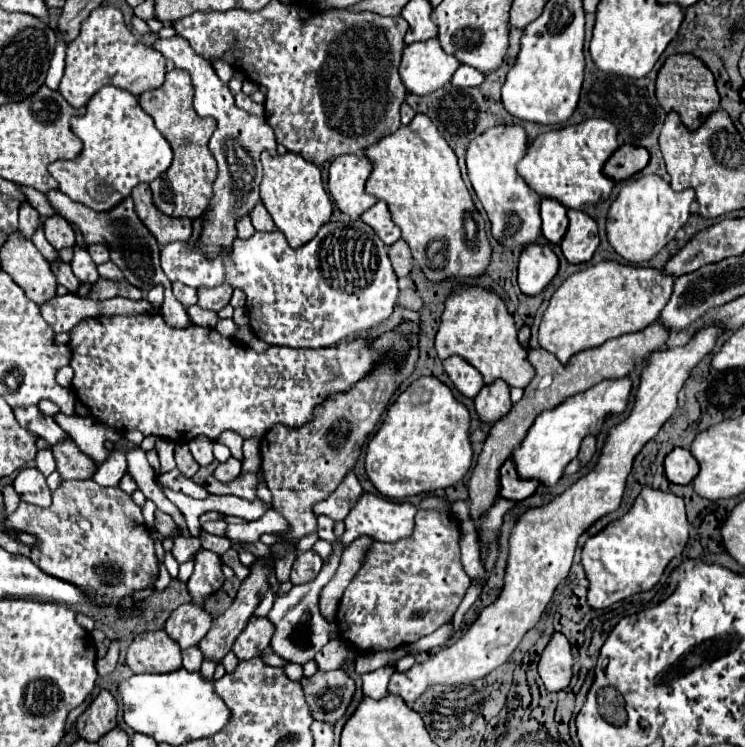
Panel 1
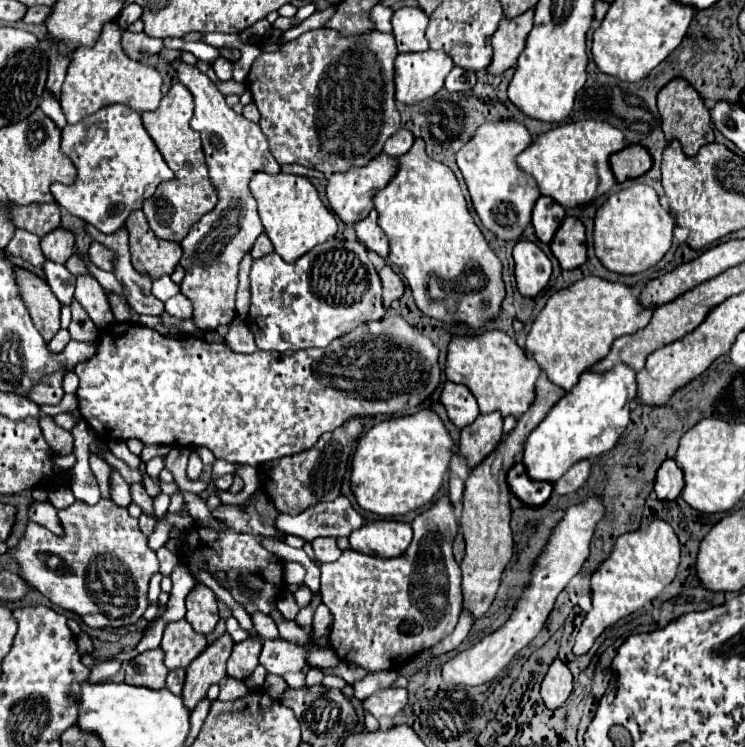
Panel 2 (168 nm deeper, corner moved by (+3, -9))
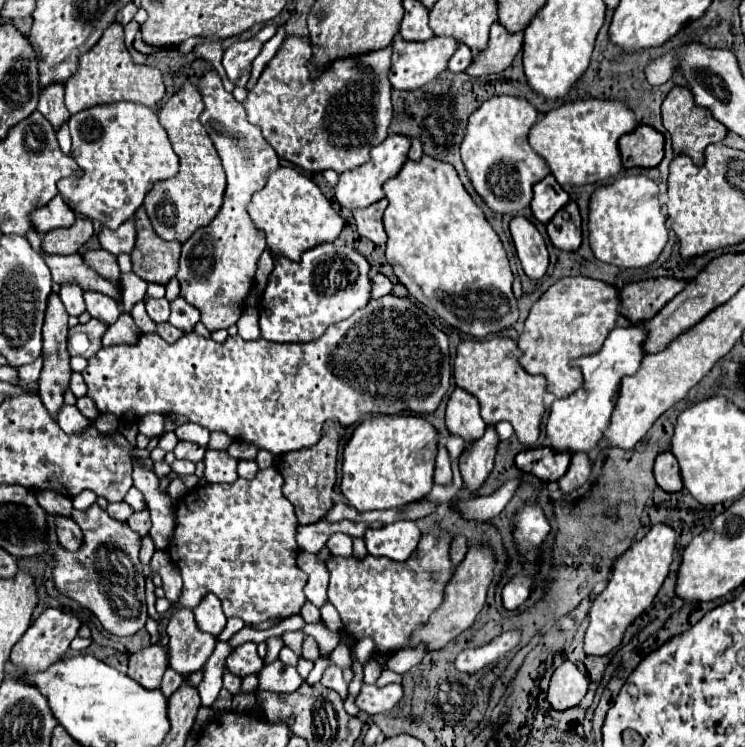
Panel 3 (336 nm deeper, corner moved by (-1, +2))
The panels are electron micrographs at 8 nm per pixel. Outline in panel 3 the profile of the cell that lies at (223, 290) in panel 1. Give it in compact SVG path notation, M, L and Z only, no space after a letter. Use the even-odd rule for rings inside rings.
M215 70L205 72L199 78L197 88L205 102L205 110L201 112L199 120L223 160L227 188L219 214L183 244L177 280L181 284L181 296L201 312L201 322L207 326L207 330L219 330L229 328L239 320L243 300L255 278L257 260L265 250L265 236L253 224L247 206L253 192L263 188L265 176L279 168L279 156L263 138L261 128L247 120L243 104L223 88Z

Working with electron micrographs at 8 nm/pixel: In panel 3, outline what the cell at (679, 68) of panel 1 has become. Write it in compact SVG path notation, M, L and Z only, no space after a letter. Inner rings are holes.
M685 86L671 88L671 92L667 94L667 98L661 106L661 114L663 114L663 126L671 134L675 154L687 154L693 160L693 164L703 164L705 148L709 144L719 144L727 134L727 128L721 122L717 122L707 108L701 108L695 104L693 92Z

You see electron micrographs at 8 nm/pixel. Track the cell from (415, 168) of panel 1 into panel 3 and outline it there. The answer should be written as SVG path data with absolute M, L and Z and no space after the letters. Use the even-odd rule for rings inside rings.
M421 156L421 160L407 160L405 166L401 168L401 172L387 180L383 184L383 192L385 192L385 198L389 200L385 212L383 212L383 224L385 224L385 230L387 230L387 262L393 266L393 272L395 276L399 278L401 284L405 284L405 288L409 290L409 294L423 306L435 310L447 324L459 328L461 332L465 334L471 334L475 338L485 338L489 334L497 334L499 330L503 328L509 328L511 324L517 322L517 316L519 316L519 310L517 310L517 300L513 298L513 292L511 292L511 284L513 284L513 274L511 274L511 268L509 268L509 260L507 260L507 254L505 254L505 248L497 236L497 232L491 228L491 224L487 222L483 210L473 202L473 198L465 192L459 176L457 176L457 170L451 166L451 164L445 164L443 160L433 160L433 156Z

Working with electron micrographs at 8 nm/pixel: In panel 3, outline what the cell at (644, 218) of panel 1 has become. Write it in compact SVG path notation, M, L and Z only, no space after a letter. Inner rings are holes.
M623 176L611 184L599 186L589 202L589 242L593 254L619 268L643 268L659 258L663 252L669 230L667 216L659 202L657 184L643 176Z

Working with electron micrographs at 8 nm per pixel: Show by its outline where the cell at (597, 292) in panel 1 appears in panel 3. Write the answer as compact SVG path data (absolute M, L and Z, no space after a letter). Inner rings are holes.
M587 276L561 278L533 304L533 308L525 320L525 330L519 338L519 348L523 350L521 366L531 374L543 374L547 378L547 390L551 394L555 394L557 398L567 396L567 394L575 392L577 388L581 388L581 384L583 384L581 370L577 366L571 366L571 362L581 356L601 350L605 338L609 336L609 332L613 328L629 326L629 324L631 322L621 314L621 296L613 284L607 284L607 282L595 280L595 278L587 278Z

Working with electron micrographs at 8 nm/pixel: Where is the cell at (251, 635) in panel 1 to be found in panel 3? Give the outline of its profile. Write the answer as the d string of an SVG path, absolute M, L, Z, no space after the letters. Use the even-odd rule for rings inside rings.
M245 642L237 646L229 656L227 656L227 668L235 676L247 676L247 674L257 674L261 670L263 660L257 654L257 644L255 642Z

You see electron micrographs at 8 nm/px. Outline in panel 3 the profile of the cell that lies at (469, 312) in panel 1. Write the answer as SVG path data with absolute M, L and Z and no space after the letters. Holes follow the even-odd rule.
M491 338L489 342L463 340L457 346L457 356L453 364L453 376L457 386L471 392L481 404L481 418L487 424L497 424L507 420L513 424L515 434L521 444L531 446L539 436L539 424L545 412L543 394L545 394L545 378L533 376L525 372L519 364L521 350L513 338Z

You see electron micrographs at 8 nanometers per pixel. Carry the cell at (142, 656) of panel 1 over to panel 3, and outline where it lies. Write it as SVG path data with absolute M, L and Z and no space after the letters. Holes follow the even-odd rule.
M151 644L129 656L127 674L145 688L159 688L167 670L167 652L161 644Z

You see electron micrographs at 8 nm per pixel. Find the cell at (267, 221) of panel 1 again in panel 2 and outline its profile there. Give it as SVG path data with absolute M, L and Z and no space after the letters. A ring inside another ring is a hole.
M261 233L261 235L257 237L257 243L255 243L253 251L251 251L251 257L253 257L253 259L259 259L259 257L269 255L269 253L273 253L273 247L271 247L271 243L269 243L269 237L267 237L265 233Z

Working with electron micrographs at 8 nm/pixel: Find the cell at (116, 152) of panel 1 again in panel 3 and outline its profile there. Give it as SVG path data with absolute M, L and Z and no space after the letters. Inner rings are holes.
M115 102L105 106L103 104L93 106L79 114L73 114L69 118L69 130L73 138L71 154L79 164L79 168L83 170L83 176L59 180L57 182L59 194L65 198L71 210L83 214L85 218L99 220L107 228L119 228L125 220L129 220L135 214L137 208L143 206L143 200L155 182L167 180L179 172L179 158L173 152L167 132L159 124L155 110L151 110L149 106L137 102Z

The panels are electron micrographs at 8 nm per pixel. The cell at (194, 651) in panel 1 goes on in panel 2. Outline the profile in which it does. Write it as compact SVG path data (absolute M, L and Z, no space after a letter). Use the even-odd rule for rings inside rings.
M169 671L167 675L167 689L173 695L179 695L183 689L183 681L185 681L185 671Z

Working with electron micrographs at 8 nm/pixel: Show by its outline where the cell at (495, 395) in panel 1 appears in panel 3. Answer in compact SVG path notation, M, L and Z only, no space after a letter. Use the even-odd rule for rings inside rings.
M493 424L485 428L481 440L471 440L465 444L459 456L459 470L467 488L477 490L485 482L485 478L493 470L497 444L499 444L499 436Z

